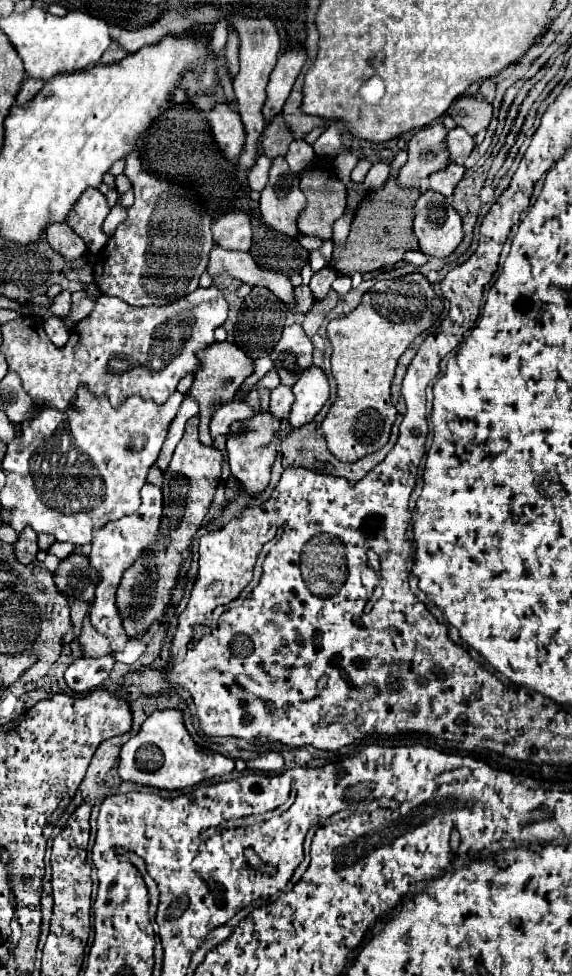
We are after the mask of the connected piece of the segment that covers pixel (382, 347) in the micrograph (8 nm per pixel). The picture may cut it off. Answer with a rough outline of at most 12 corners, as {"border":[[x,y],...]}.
{"border":[[422,273],[328,323],[322,431],[354,463],[388,443],[396,361],[444,305]]}

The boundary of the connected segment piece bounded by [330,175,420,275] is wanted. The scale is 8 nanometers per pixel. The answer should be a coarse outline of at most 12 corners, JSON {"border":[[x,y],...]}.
{"border":[[418,189],[368,191],[330,265],[370,273],[416,251]]}

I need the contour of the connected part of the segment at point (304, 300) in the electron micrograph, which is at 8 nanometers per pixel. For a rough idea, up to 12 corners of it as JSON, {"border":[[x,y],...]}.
{"border":[[306,285],[296,287],[298,311],[310,311],[314,307],[312,291]]}

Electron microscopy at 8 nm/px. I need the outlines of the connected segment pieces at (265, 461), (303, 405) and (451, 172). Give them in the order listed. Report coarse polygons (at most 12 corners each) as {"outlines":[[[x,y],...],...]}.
{"outlines":[[[270,411],[246,421],[250,431],[226,443],[240,489],[256,497],[276,459]],[[310,367],[294,389],[288,421],[310,423],[330,399],[328,377]],[[458,163],[430,175],[430,189],[450,197],[464,175]]]}

